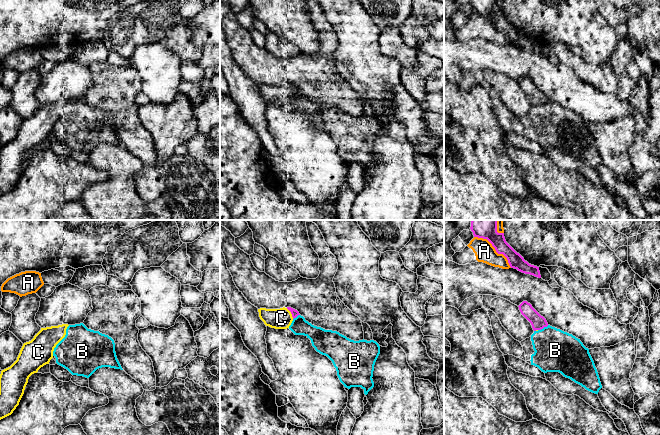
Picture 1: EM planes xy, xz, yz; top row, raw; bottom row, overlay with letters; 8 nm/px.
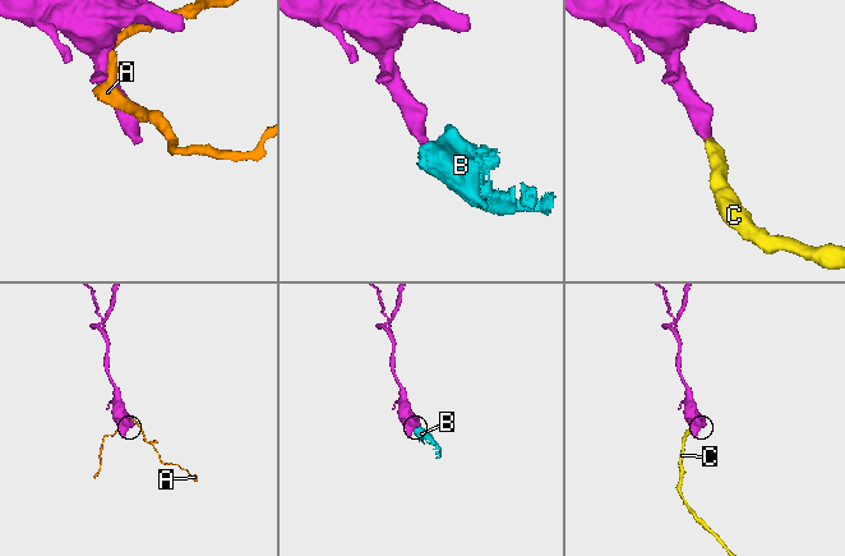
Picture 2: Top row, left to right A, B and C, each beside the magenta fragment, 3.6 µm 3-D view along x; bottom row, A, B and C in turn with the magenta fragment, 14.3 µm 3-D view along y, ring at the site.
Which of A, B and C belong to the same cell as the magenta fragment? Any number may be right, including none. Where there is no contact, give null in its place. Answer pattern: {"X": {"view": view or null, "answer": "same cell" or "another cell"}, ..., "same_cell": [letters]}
{"A": {"view": "yz", "answer": "another cell"}, "B": {"view": "yz", "answer": "another cell"}, "C": {"view": "xz", "answer": "same cell"}, "same_cell": ["C"]}

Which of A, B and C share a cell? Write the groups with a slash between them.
A / B / C

